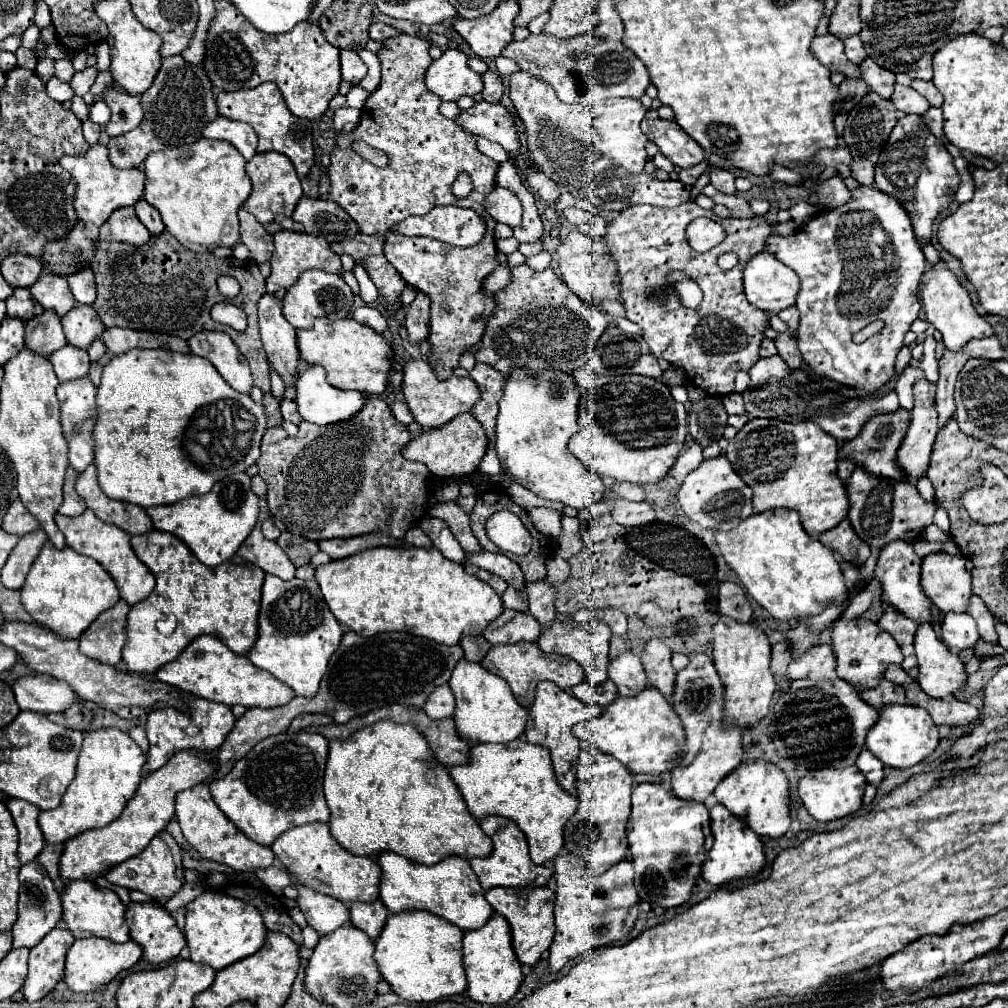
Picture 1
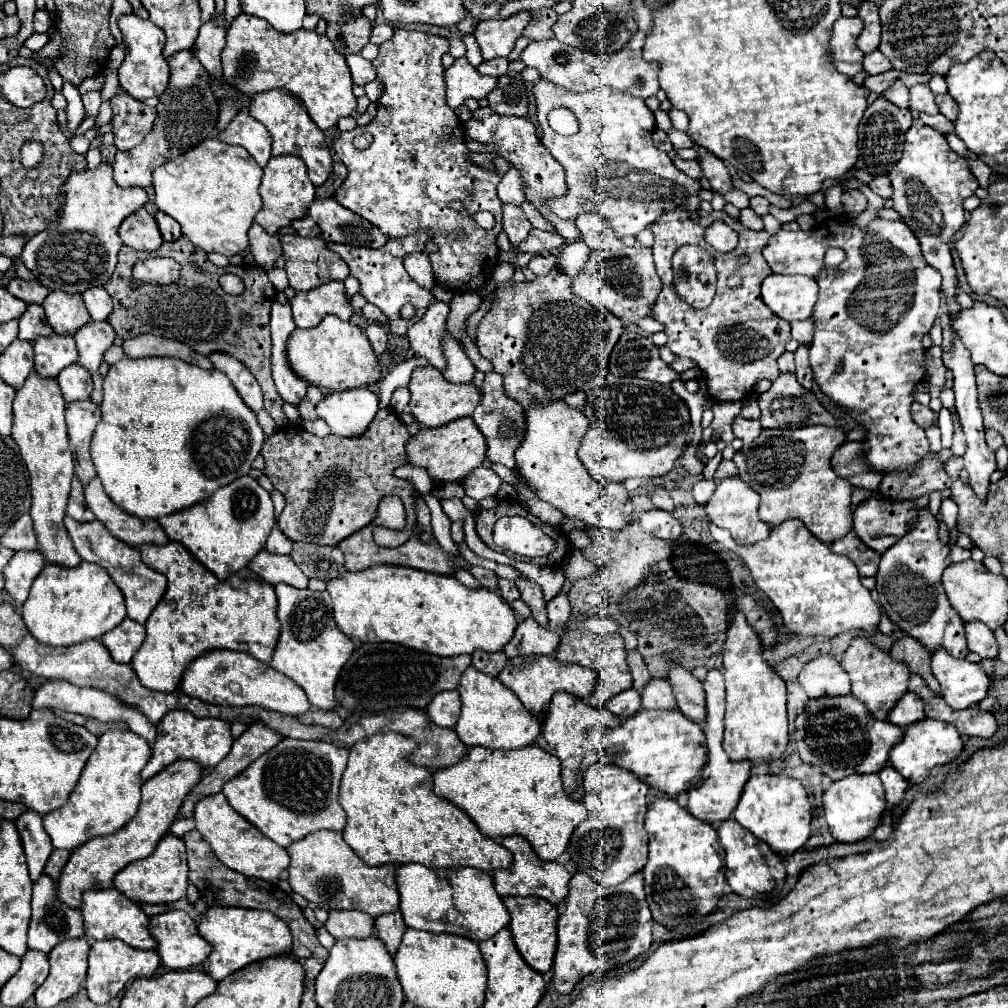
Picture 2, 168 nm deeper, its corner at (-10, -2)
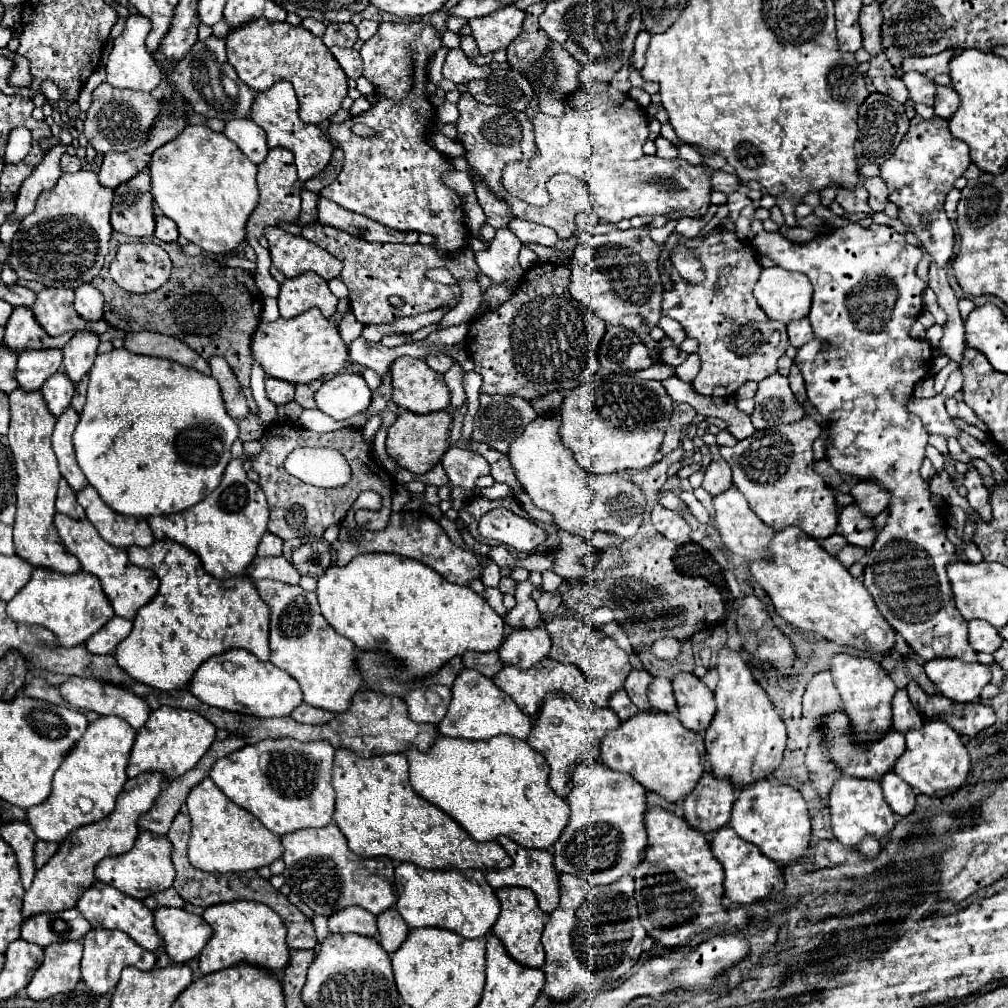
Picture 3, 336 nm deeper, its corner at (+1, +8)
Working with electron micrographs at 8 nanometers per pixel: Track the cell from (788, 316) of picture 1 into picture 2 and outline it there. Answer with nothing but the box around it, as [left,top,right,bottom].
[792,319,814,345]

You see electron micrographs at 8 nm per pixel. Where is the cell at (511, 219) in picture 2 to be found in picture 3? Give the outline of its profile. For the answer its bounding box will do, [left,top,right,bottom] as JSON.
[475,229,523,283]

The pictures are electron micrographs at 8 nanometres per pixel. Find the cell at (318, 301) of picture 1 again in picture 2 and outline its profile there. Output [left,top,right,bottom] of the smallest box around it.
[290,281,354,329]

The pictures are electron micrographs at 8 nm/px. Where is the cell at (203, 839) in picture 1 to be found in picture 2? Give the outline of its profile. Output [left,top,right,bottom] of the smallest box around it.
[194,793,290,883]

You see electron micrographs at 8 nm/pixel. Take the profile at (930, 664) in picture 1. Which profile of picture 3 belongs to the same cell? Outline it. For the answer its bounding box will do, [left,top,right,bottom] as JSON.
[925,659,991,703]

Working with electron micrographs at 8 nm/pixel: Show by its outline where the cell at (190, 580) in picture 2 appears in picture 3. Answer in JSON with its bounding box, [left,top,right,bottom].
[115,541,271,691]

